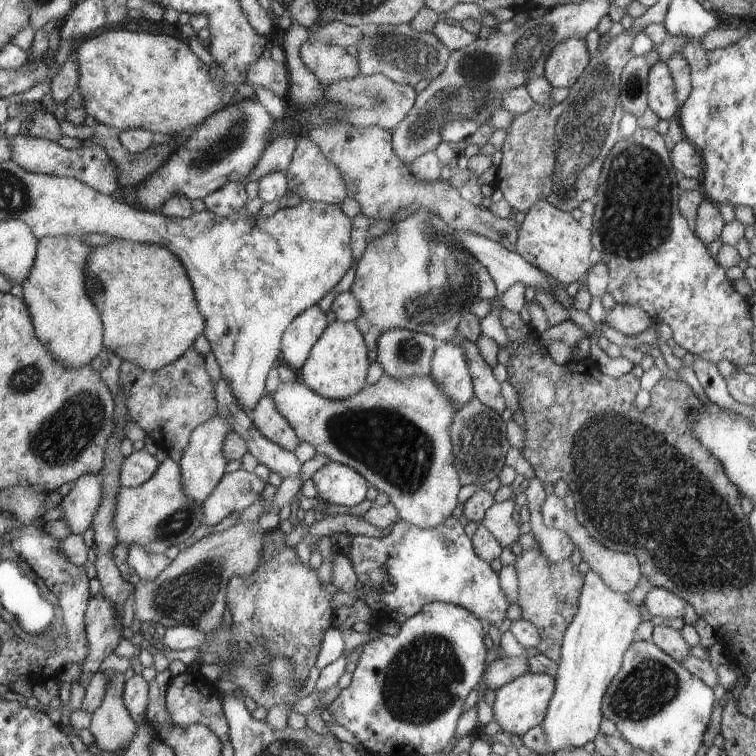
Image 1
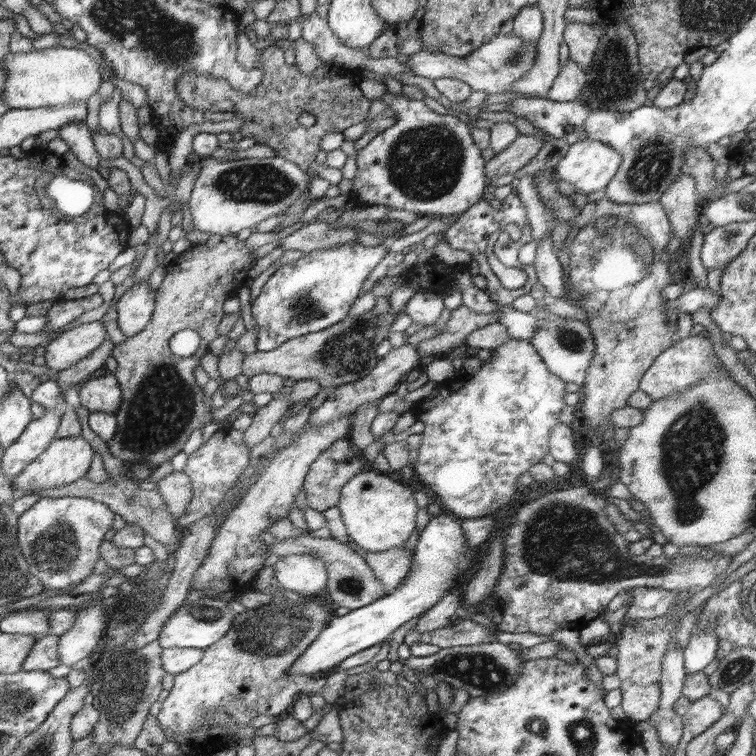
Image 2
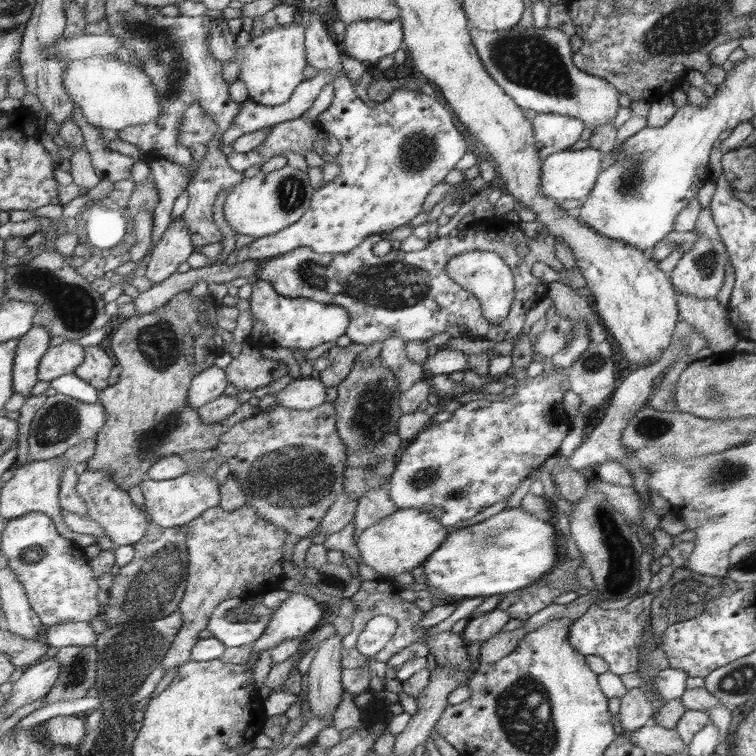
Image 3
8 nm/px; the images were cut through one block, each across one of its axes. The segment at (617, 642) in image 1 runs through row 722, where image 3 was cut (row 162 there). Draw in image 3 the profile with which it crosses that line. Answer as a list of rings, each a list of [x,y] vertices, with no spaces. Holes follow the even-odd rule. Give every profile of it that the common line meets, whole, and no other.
[[[588,147],[581,150],[568,150],[550,154],[543,162],[543,196],[560,202],[564,200],[584,201],[588,192],[592,190],[598,172],[601,172],[601,162],[604,153],[600,149]]]

